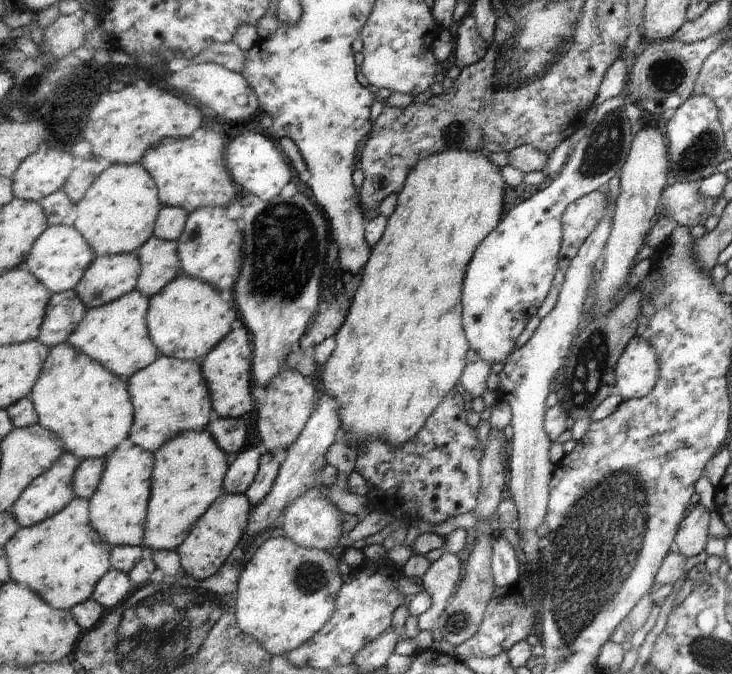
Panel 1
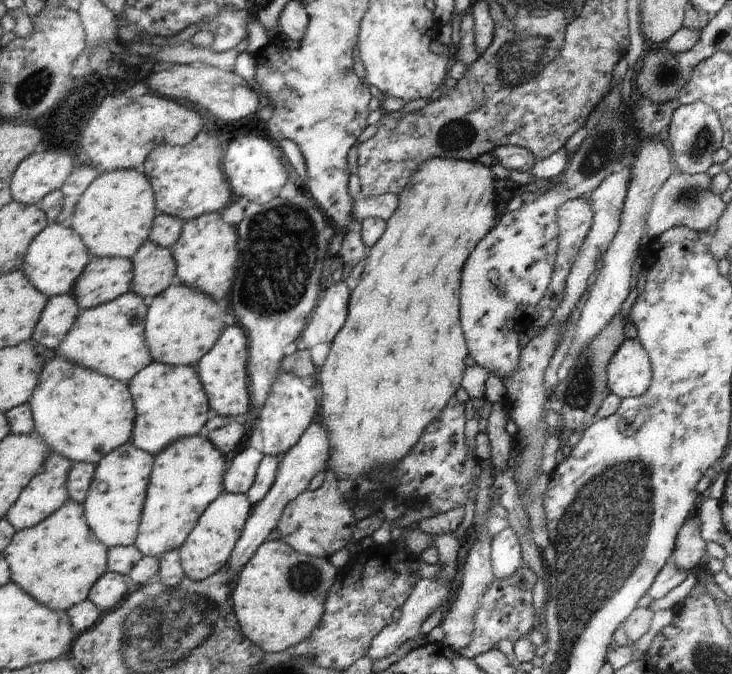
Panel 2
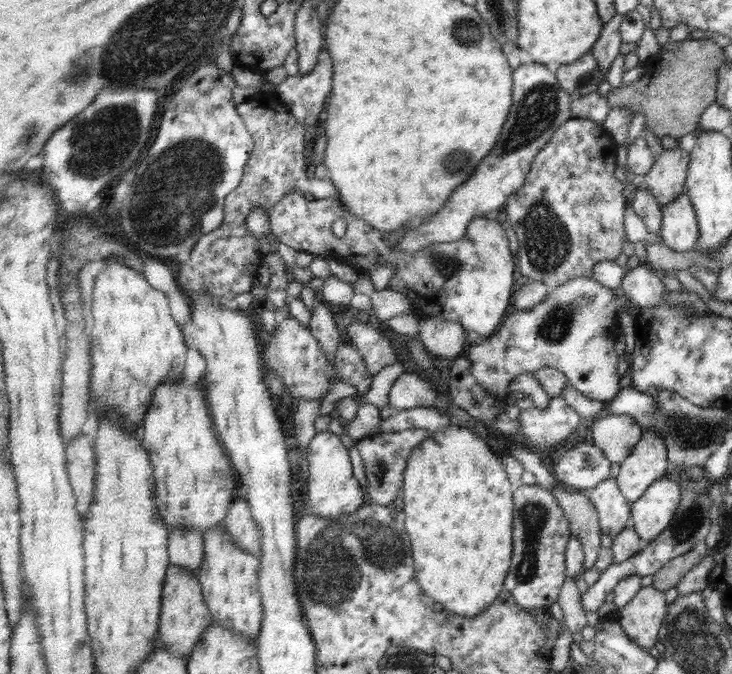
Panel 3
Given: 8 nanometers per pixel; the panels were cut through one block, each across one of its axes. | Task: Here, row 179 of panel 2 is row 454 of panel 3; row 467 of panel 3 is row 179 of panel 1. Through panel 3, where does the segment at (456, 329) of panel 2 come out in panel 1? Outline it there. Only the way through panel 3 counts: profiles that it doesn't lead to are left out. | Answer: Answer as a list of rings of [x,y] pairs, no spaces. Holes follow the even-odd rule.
[[[449,148],[443,152],[423,156],[423,160],[419,160],[406,177],[406,184],[403,190],[398,193],[397,208],[395,208],[393,216],[389,217],[383,238],[372,249],[370,262],[362,274],[362,280],[352,299],[347,320],[336,335],[335,348],[322,370],[324,392],[335,398],[337,410],[341,416],[341,424],[343,424],[342,428],[345,428],[347,434],[351,434],[351,438],[358,443],[358,446],[366,439],[390,441],[391,444],[403,446],[407,440],[411,440],[425,426],[426,420],[437,411],[443,400],[446,400],[447,395],[459,384],[459,378],[463,376],[463,372],[470,366],[467,354],[472,348],[463,326],[463,283],[466,282],[465,272],[467,272],[467,264],[471,262],[473,254],[481,246],[483,240],[502,223],[505,186],[507,184],[501,176],[500,170],[501,168],[488,160],[486,153]]]

